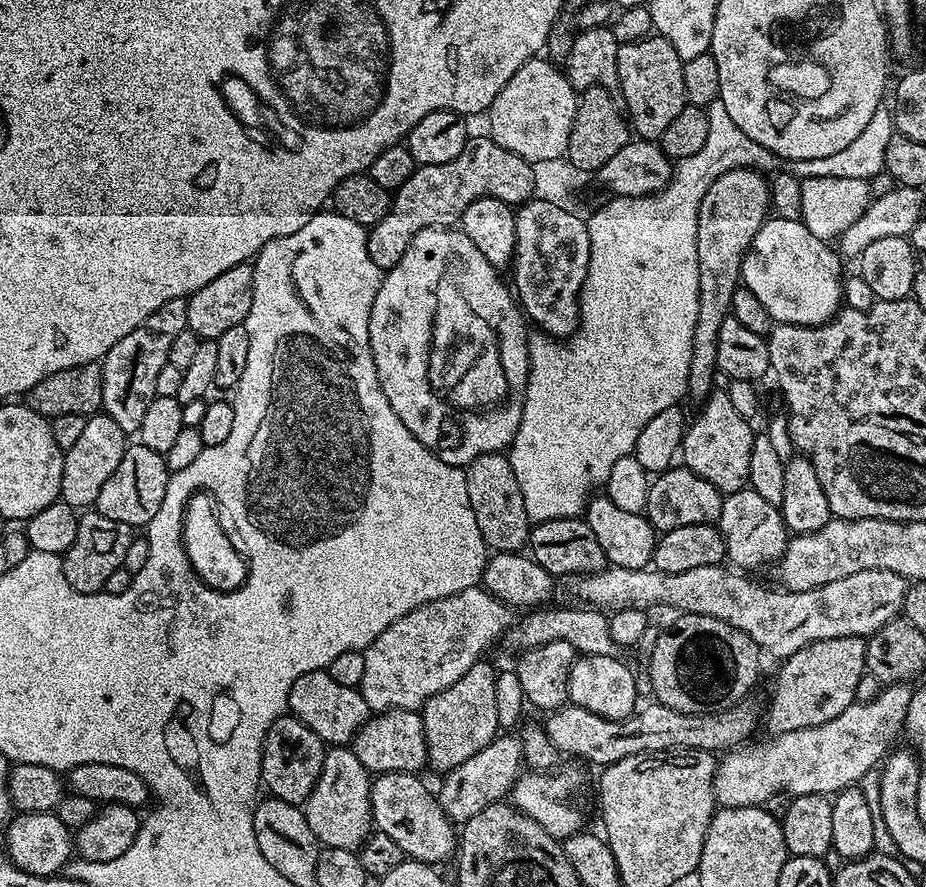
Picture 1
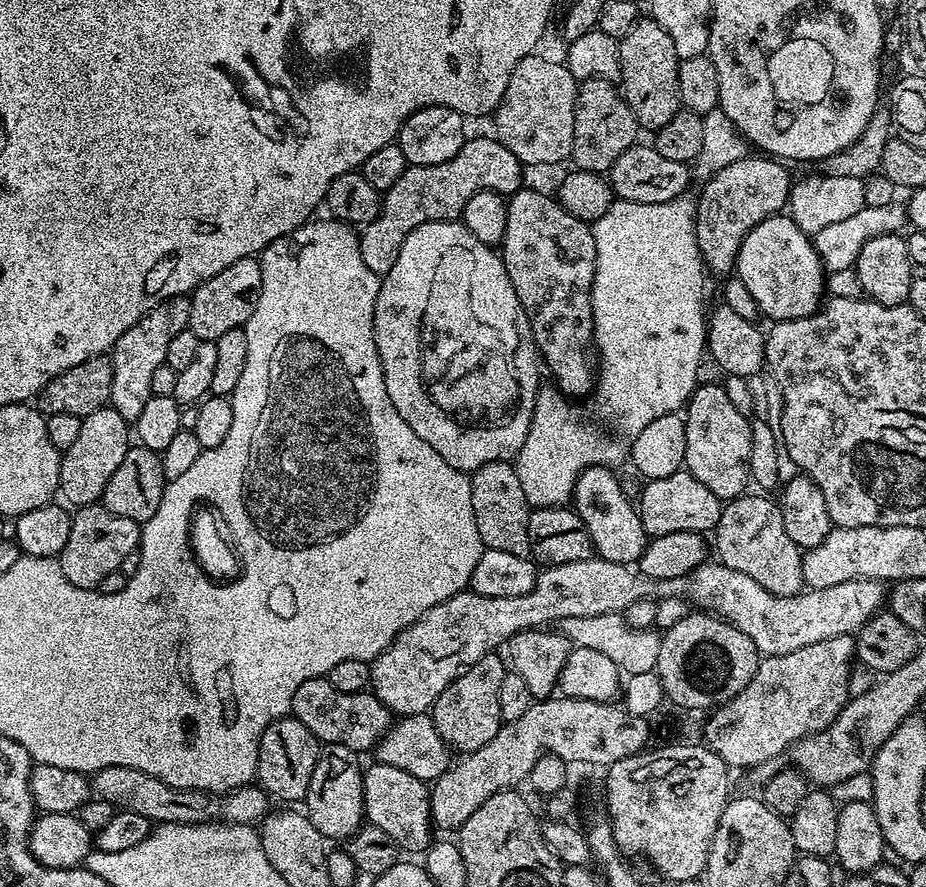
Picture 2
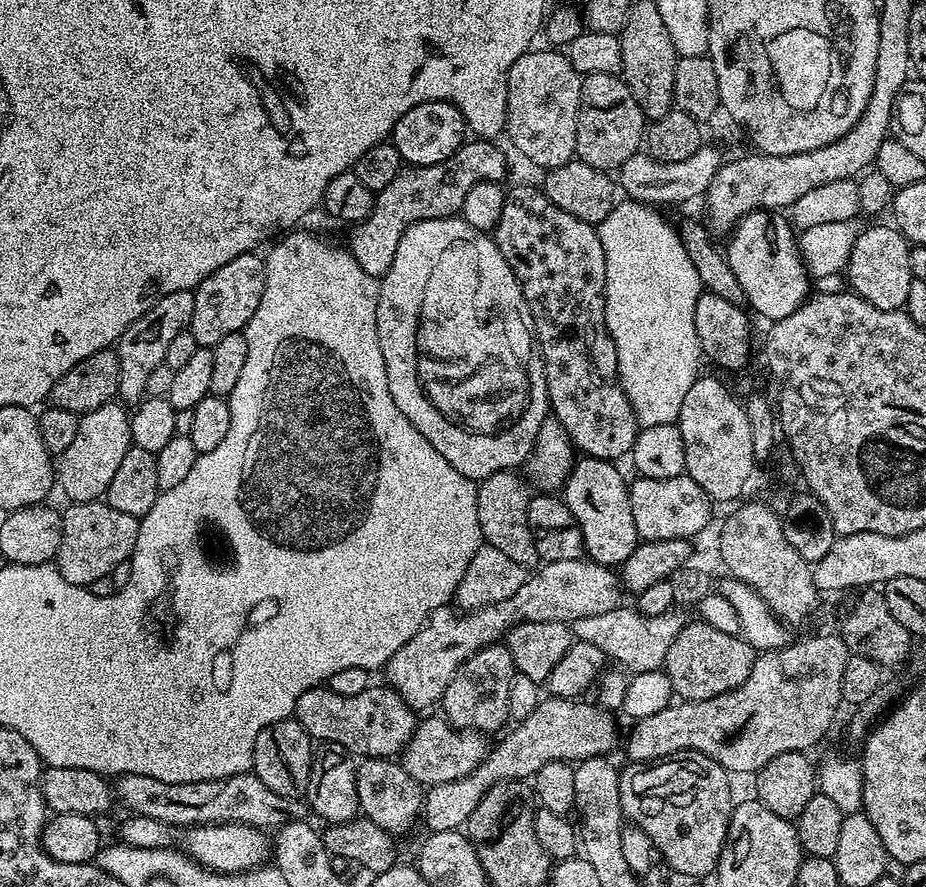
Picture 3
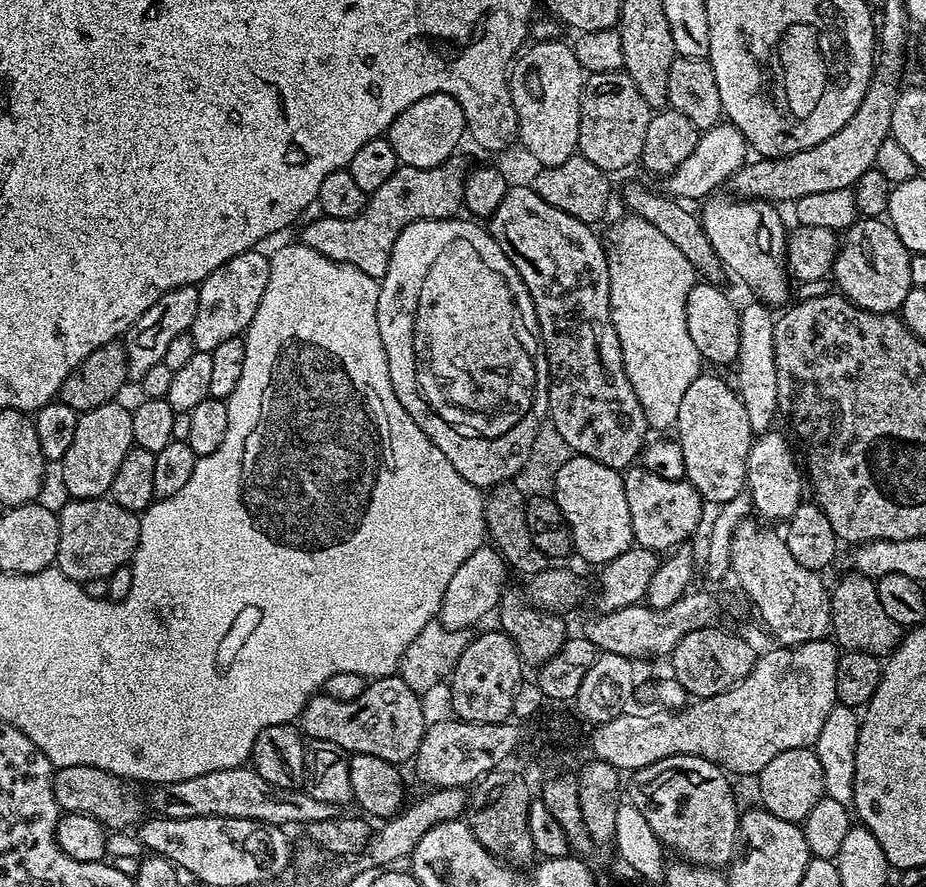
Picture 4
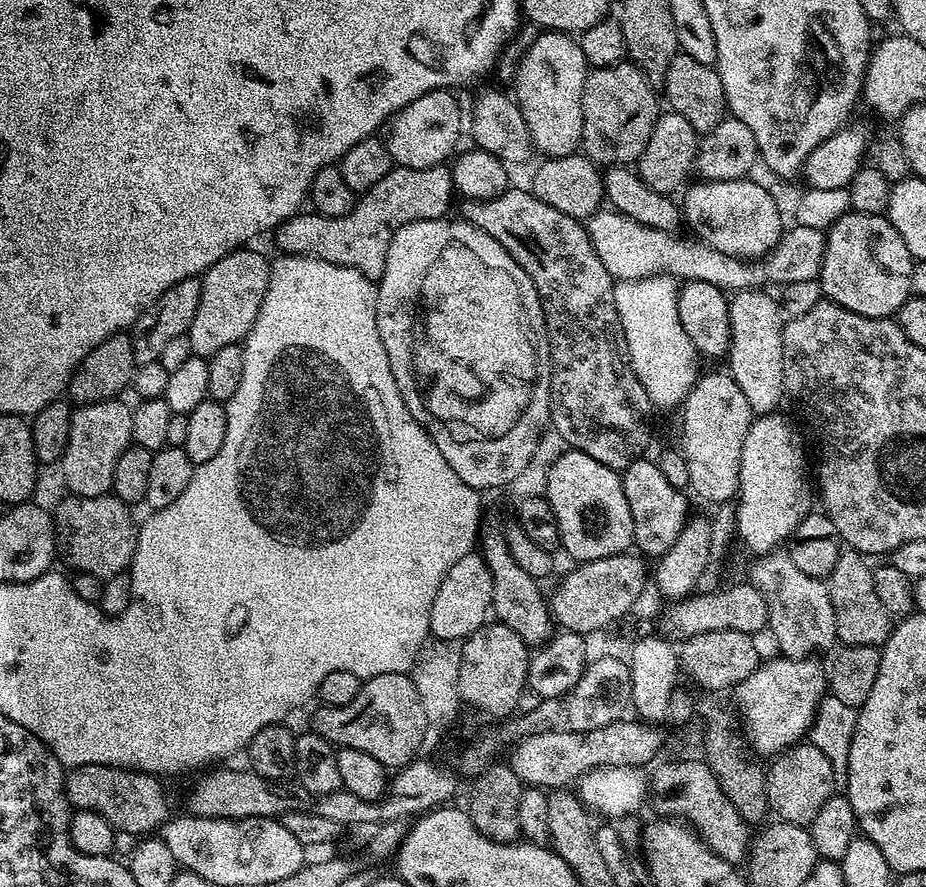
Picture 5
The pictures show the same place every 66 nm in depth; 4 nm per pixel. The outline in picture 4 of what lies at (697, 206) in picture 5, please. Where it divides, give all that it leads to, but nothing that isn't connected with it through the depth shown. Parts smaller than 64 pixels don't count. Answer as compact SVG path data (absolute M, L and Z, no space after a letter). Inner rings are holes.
M716 194L705 199L702 204L704 209L699 209L698 212L701 226L705 228L706 237L717 252L718 258L721 259L725 269L731 275L733 272L756 295L753 297L759 303L769 306L787 305L789 303L788 280L790 281L790 273L786 267L786 228L784 232L784 220L780 217L779 210L776 209L779 207L767 200L736 199L731 195L728 195L729 197L720 195L724 194Z

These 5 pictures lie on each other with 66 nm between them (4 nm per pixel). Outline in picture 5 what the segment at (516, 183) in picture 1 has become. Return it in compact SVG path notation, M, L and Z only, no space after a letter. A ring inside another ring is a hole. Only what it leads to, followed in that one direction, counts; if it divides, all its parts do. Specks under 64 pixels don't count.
M435 164L429 168L393 166L390 174L386 174L386 178L382 178L382 182L370 186L370 190L366 190L357 199L356 205L346 215L330 218L319 214L311 214L312 216L297 214L275 229L274 237L276 236L276 244L280 247L281 253L290 256L316 256L331 264L358 270L366 279L379 282L386 270L386 254L390 250L390 242L394 238L394 234L398 230L402 230L402 226L413 224L419 220L445 219L449 215L448 207L452 204L452 196L454 197L454 189L451 167L444 164Z

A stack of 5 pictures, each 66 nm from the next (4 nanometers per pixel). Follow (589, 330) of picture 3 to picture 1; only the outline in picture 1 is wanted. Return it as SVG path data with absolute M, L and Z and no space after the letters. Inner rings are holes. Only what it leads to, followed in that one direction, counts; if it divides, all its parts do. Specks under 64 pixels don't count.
M533 198L515 209L516 245L510 265L514 295L523 315L539 331L557 338L573 336L580 327L580 291L590 266L587 223L569 208Z

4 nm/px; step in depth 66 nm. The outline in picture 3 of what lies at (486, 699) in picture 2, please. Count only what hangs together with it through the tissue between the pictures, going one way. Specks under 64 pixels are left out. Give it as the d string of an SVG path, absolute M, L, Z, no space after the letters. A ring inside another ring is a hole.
M507 643L486 645L457 670L454 678L450 678L442 701L444 719L465 732L499 733L509 723L508 703L512 700L512 679L517 679L517 676L514 658L510 658Z

